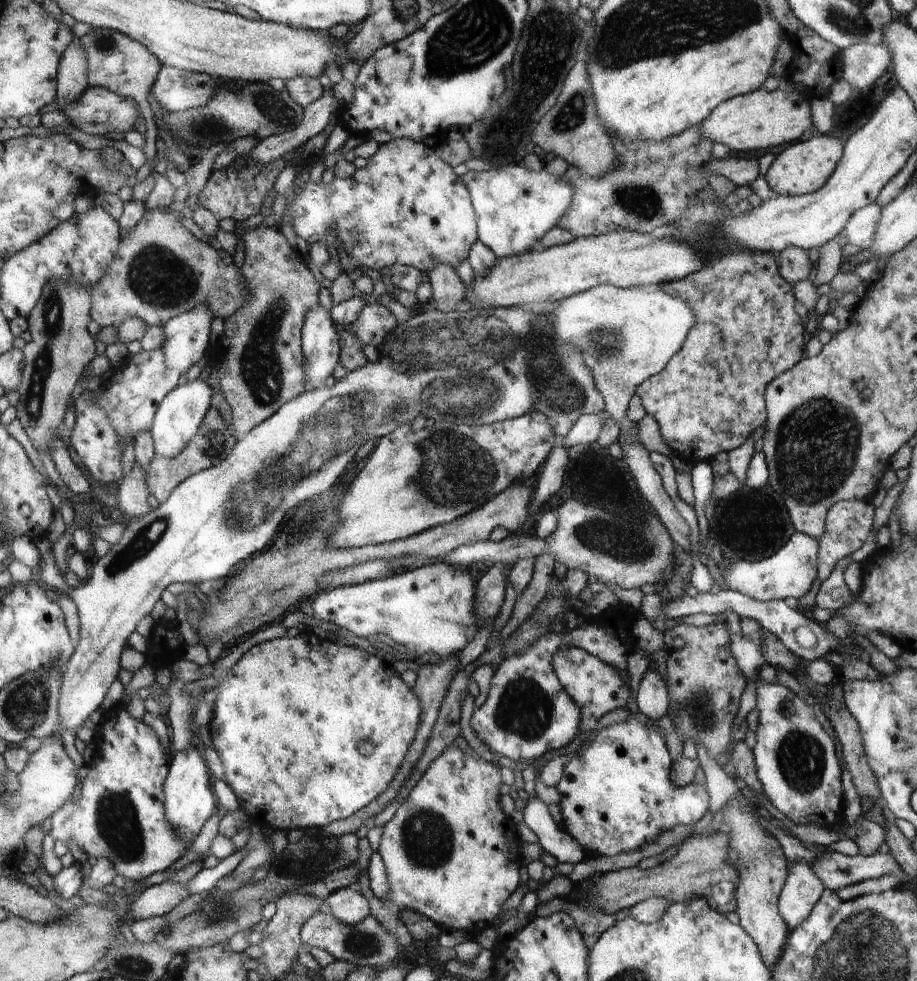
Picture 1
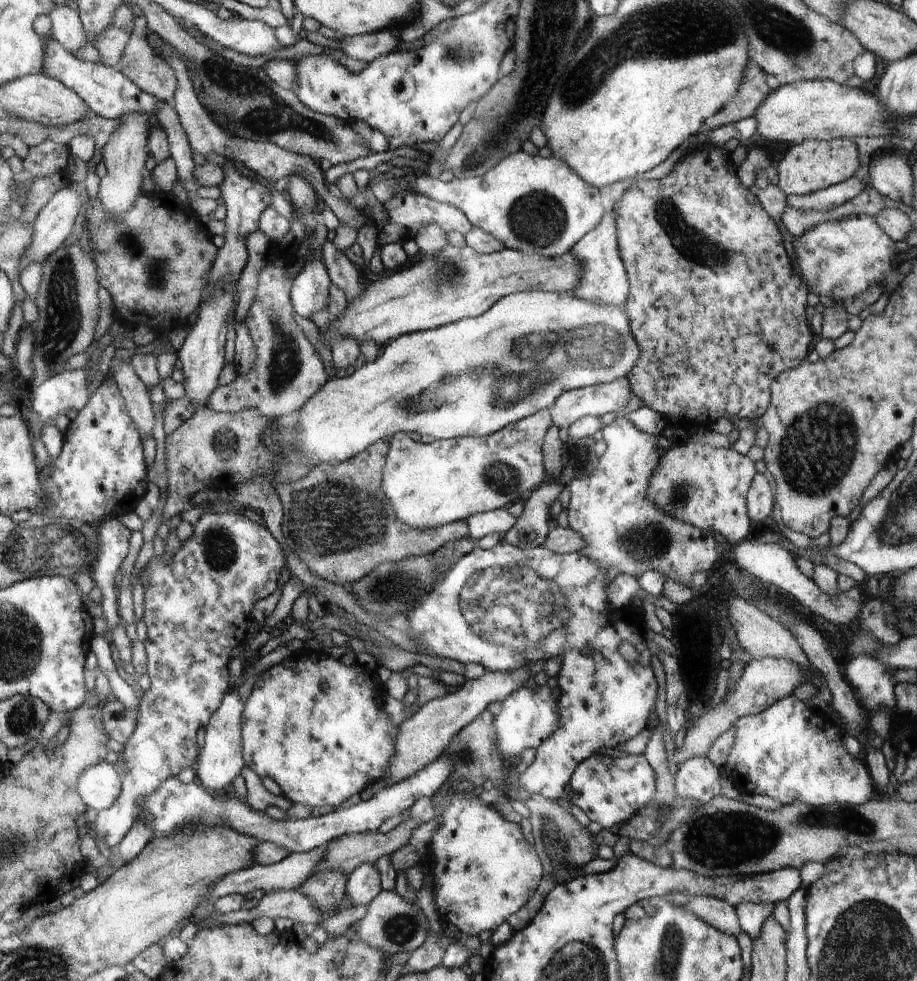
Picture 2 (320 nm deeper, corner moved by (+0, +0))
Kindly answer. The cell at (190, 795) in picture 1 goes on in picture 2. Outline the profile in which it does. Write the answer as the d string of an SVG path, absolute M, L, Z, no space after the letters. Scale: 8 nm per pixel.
M238 686L227 695L222 702L222 706L214 712L214 718L208 723L208 728L205 728L205 742L202 744L201 753L195 766L197 778L208 792L211 790L220 790L226 788L246 764L246 759L243 756L243 710L245 701L240 698Z

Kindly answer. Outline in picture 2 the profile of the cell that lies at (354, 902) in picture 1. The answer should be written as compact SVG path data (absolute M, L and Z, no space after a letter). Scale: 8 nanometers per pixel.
M362 863L347 876L346 894L354 906L367 905L381 890L380 873L375 864Z

